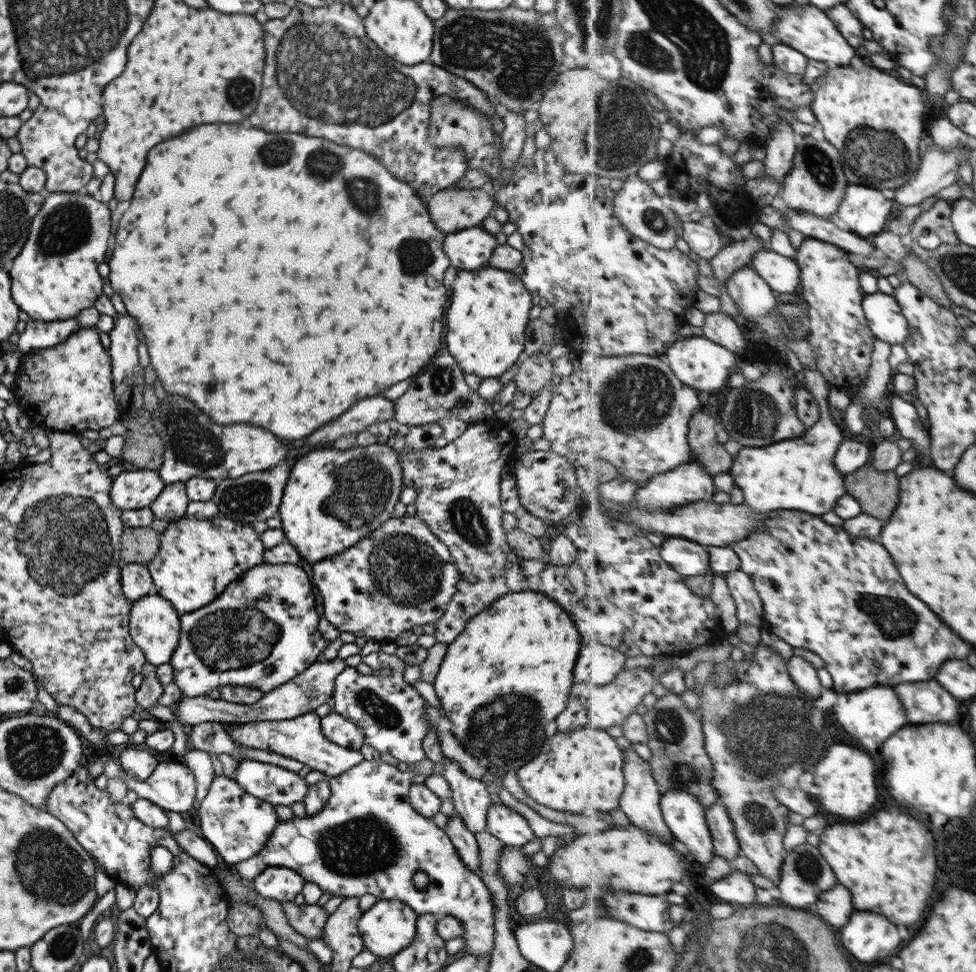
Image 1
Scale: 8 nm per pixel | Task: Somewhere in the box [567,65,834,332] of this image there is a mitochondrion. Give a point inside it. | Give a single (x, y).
(621, 143)

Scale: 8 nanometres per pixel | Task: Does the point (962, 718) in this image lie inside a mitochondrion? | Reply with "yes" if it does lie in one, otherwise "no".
no

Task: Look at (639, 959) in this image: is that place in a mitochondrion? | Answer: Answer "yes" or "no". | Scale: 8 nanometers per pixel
yes

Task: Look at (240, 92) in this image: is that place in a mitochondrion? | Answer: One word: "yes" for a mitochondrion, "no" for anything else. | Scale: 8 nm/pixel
yes

